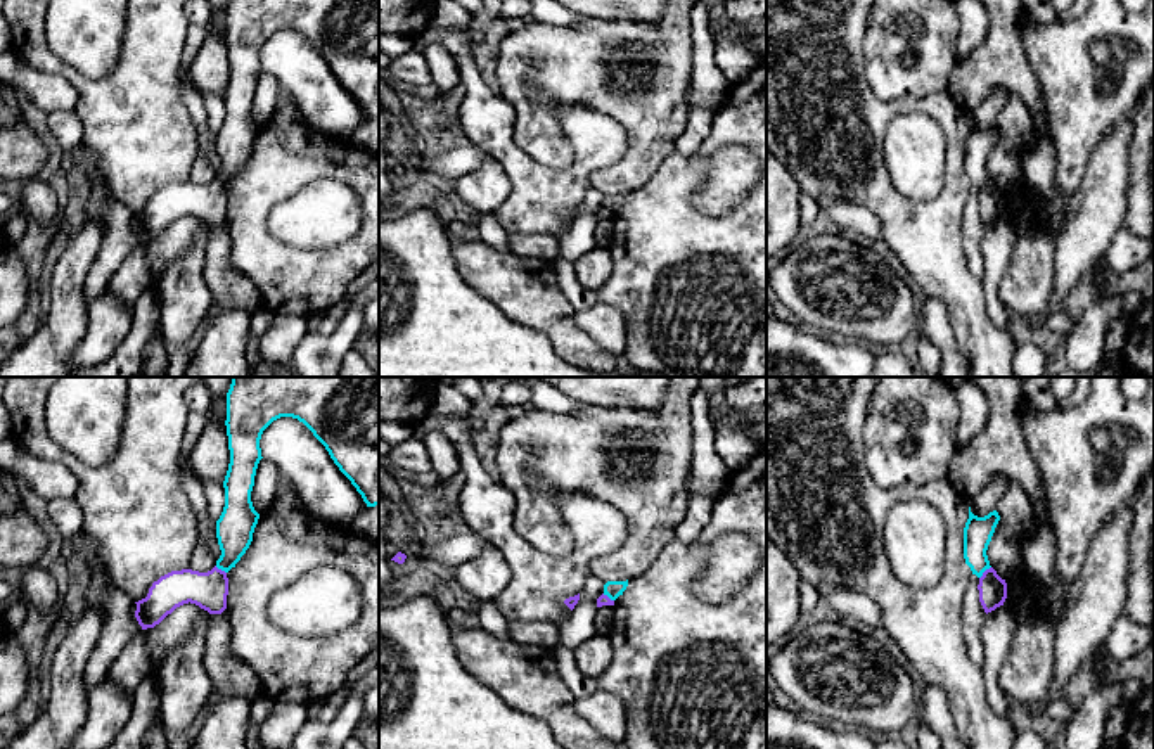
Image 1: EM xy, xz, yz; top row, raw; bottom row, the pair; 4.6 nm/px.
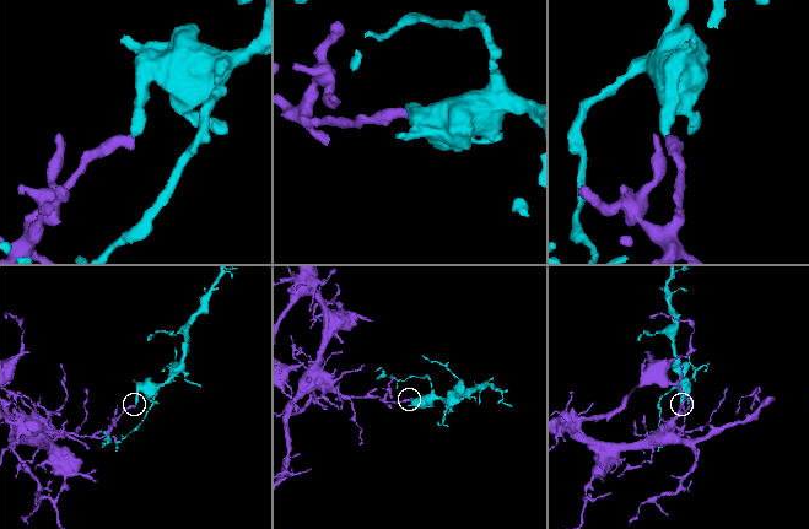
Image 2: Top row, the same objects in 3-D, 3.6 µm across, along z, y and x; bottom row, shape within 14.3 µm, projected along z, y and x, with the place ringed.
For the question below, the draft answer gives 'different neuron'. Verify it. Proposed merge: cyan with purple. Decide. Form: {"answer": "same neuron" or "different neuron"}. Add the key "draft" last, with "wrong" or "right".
{"answer": "different neuron", "draft": "right"}

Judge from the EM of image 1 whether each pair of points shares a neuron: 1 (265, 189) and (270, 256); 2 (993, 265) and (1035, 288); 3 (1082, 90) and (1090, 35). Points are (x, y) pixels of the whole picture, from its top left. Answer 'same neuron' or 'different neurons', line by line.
1: same neuron
2: different neurons
3: same neuron

